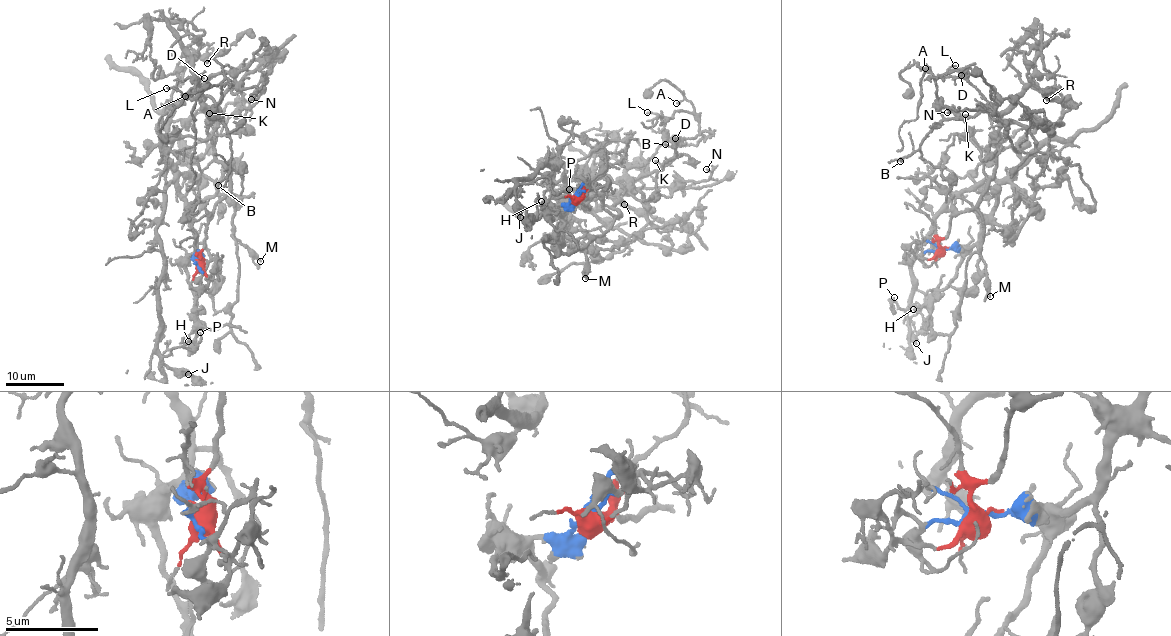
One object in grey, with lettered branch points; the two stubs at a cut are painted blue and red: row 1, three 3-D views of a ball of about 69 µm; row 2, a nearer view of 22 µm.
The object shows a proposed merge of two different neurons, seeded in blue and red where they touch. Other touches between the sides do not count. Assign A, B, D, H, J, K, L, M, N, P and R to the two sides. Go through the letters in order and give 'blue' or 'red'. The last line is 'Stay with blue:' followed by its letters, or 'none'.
A: red
B: red
D: red
H: blue
J: blue
K: red
L: red
M: red
N: red
P: blue
R: blue
Stay with blue: H, J, P, R

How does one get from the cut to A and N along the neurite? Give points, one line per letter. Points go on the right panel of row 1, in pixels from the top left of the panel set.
A: (941, 249), (950, 219), (973, 207), (993, 175), (998, 113), (946, 118), (937, 78), (917, 65), (925, 69)
N: (941, 249), (950, 219), (977, 204), (986, 189), (995, 139), (1011, 121), (978, 109), (947, 111)

